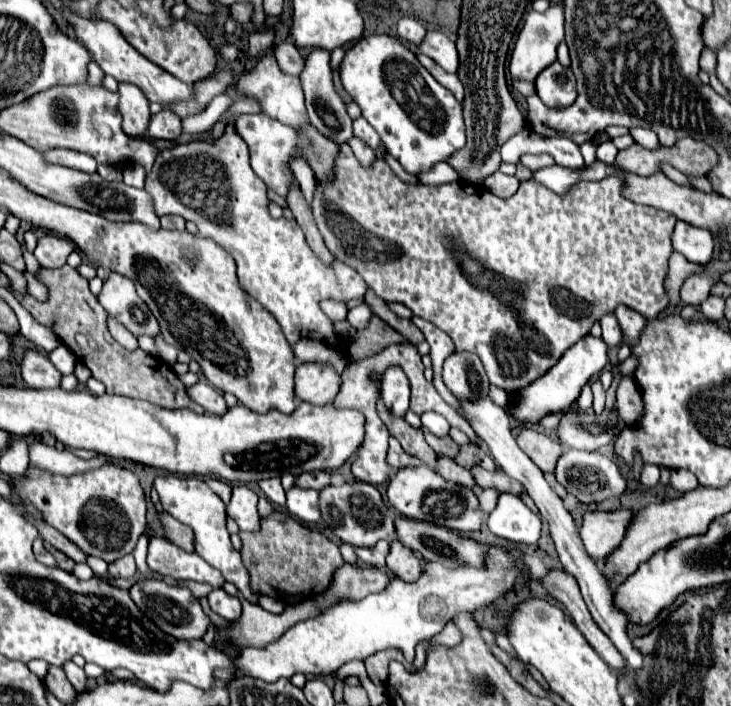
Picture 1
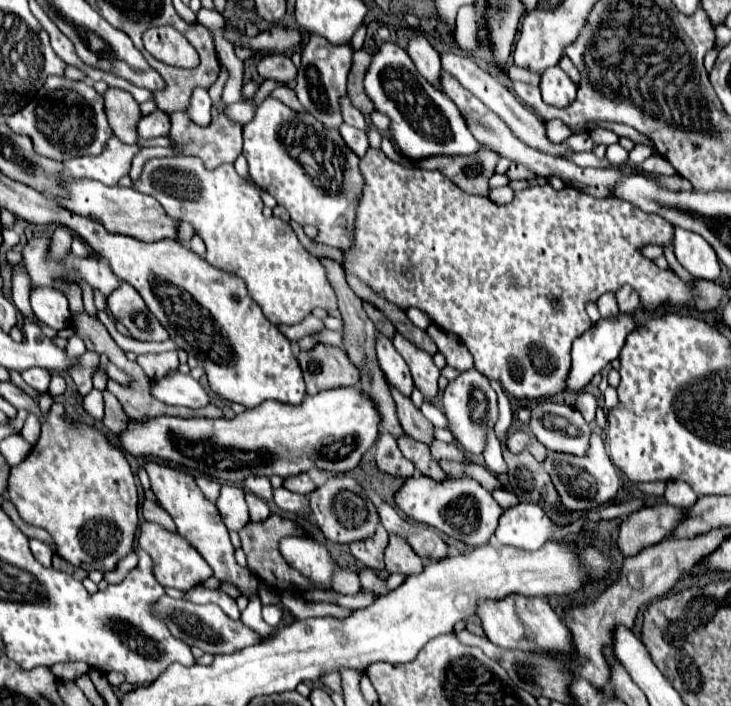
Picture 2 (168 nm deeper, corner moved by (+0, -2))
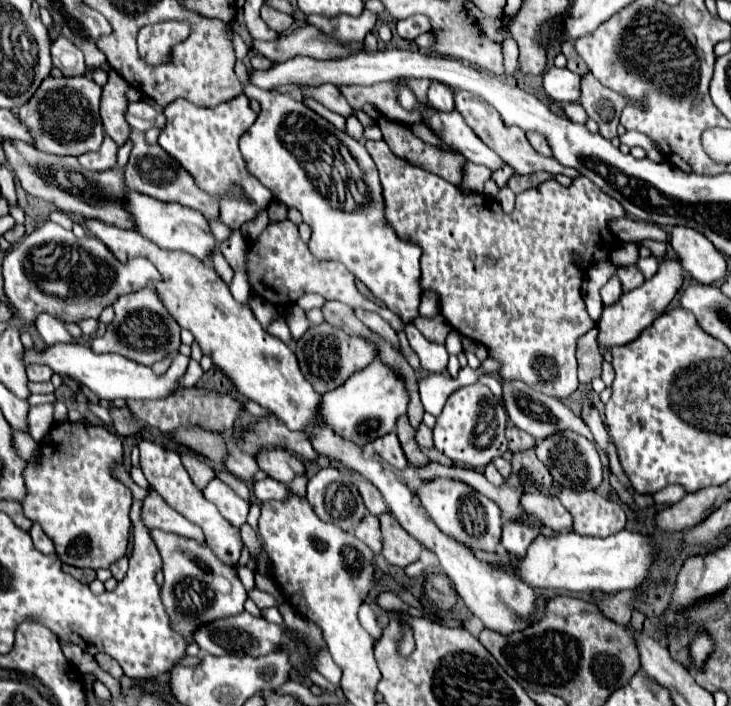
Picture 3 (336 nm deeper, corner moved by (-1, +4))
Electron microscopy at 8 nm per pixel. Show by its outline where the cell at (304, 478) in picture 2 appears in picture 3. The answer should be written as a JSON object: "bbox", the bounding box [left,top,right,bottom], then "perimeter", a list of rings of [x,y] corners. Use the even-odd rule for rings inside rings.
{"bbox":[256,450,306,484],"perimeter":[[[262,450],[260,456],[256,456],[258,460],[258,466],[274,480],[282,482],[282,484],[290,484],[290,478],[296,478],[296,476],[302,476],[306,472],[304,464],[292,456],[290,452],[284,452],[284,450]]]}

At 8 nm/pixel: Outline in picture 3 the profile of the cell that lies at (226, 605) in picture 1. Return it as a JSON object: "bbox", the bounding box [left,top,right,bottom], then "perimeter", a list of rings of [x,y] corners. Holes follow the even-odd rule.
{"bbox":[150,532,248,642],"perimeter":[[[150,532],[150,534],[154,536],[154,542],[162,552],[160,556],[164,560],[164,568],[162,568],[164,606],[174,626],[184,634],[184,638],[188,638],[188,642],[192,642],[190,634],[194,628],[198,628],[198,620],[206,624],[224,616],[234,616],[244,610],[244,602],[248,596],[244,586],[236,578],[234,568],[212,556],[212,550],[208,546],[200,546],[198,542],[180,538],[176,534],[164,534],[164,532]]]}

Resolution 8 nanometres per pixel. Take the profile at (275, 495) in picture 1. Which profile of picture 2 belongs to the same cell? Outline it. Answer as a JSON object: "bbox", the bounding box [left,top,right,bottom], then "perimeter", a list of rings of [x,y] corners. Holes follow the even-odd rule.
{"bbox":[245,476,273,500],"perimeter":[[[247,476],[245,478],[245,488],[251,490],[255,496],[263,498],[263,500],[271,500],[271,494],[273,494],[273,488],[269,484],[269,478],[265,476]]]}

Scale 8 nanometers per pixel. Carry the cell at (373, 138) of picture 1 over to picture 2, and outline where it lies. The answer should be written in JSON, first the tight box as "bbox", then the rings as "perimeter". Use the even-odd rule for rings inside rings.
{"bbox":[339,96,365,130],"perimeter":[[[347,96],[339,98],[339,108],[341,108],[341,114],[343,114],[343,122],[347,122],[349,126],[355,126],[355,128],[361,128],[365,130],[365,116],[349,102]]]}

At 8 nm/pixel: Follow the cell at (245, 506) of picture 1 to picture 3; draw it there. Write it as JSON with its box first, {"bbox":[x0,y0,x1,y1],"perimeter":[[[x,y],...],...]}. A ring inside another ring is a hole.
{"bbox":[204,478,250,528],"perimeter":[[[214,478],[206,488],[204,488],[204,496],[216,504],[216,508],[220,510],[220,514],[234,524],[236,528],[240,528],[246,522],[248,516],[248,508],[250,504],[246,500],[242,500],[230,486],[226,486],[222,480]]]}

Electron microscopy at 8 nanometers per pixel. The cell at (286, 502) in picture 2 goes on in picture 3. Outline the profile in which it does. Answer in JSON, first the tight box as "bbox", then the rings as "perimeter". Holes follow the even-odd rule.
{"bbox":[254,478,288,502],"perimeter":[[[266,478],[266,480],[260,480],[254,484],[254,496],[262,502],[268,502],[268,500],[286,500],[288,498],[288,488],[272,478]]]}

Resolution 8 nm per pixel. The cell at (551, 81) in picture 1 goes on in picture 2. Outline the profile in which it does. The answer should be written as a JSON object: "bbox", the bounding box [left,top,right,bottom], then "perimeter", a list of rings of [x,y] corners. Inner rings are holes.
{"bbox":[541,66,577,108],"perimeter":[[[553,66],[553,68],[547,68],[543,72],[541,94],[543,94],[543,100],[547,104],[563,108],[563,106],[567,106],[575,100],[577,86],[573,84],[573,80],[559,66]]]}

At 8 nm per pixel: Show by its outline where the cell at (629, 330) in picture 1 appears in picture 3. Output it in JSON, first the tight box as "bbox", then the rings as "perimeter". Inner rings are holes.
{"bbox":[616,266,644,292],"perimeter":[[[624,266],[616,274],[618,274],[620,282],[622,282],[622,292],[630,292],[630,290],[638,288],[644,282],[644,276],[636,270],[636,266],[628,266],[628,268]]]}

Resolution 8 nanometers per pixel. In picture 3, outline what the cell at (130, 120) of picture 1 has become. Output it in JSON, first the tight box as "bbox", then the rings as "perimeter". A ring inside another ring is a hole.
{"bbox":[100,70,130,146],"perimeter":[[[114,70],[108,72],[108,82],[102,88],[102,100],[100,100],[100,116],[106,124],[106,134],[122,146],[130,136],[130,124],[126,122],[126,108],[128,98],[126,92],[130,90],[130,84]]]}

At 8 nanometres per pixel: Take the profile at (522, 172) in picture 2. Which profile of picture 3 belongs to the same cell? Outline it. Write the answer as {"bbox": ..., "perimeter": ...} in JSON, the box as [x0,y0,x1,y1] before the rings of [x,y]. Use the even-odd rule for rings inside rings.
{"bbox":[492,164,516,188],"perimeter":[[[504,164],[502,168],[498,168],[498,170],[496,170],[494,174],[492,174],[492,178],[494,178],[494,180],[496,180],[496,184],[498,184],[500,188],[502,188],[502,186],[504,186],[506,182],[508,182],[508,178],[510,178],[510,176],[514,174],[514,172],[516,172],[516,170],[514,170],[512,166],[508,166],[508,164]]]}

